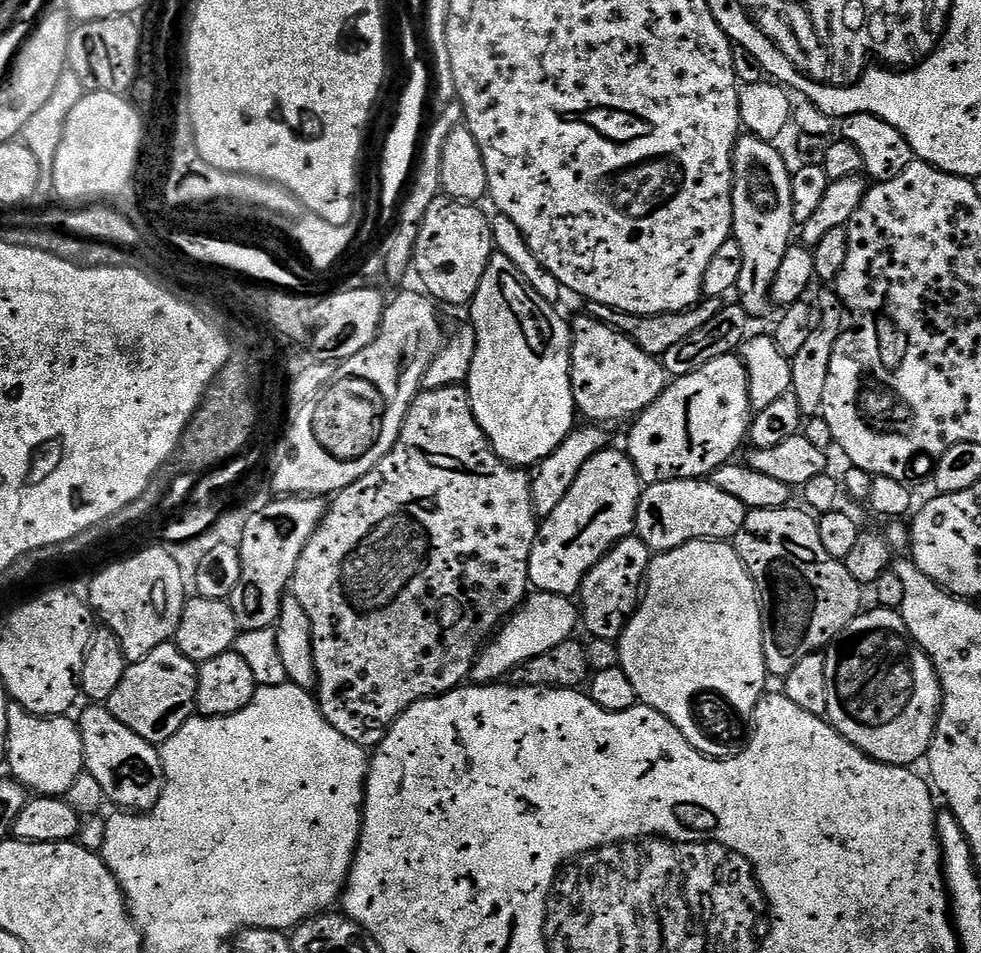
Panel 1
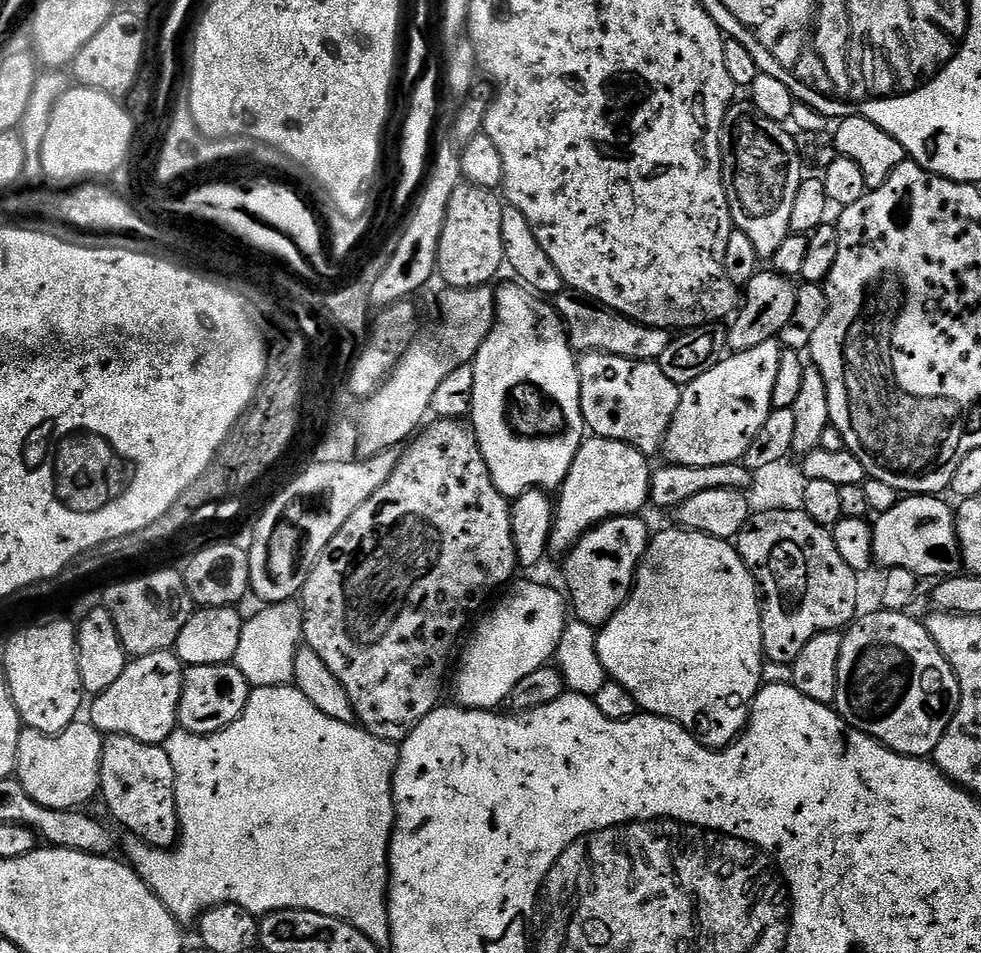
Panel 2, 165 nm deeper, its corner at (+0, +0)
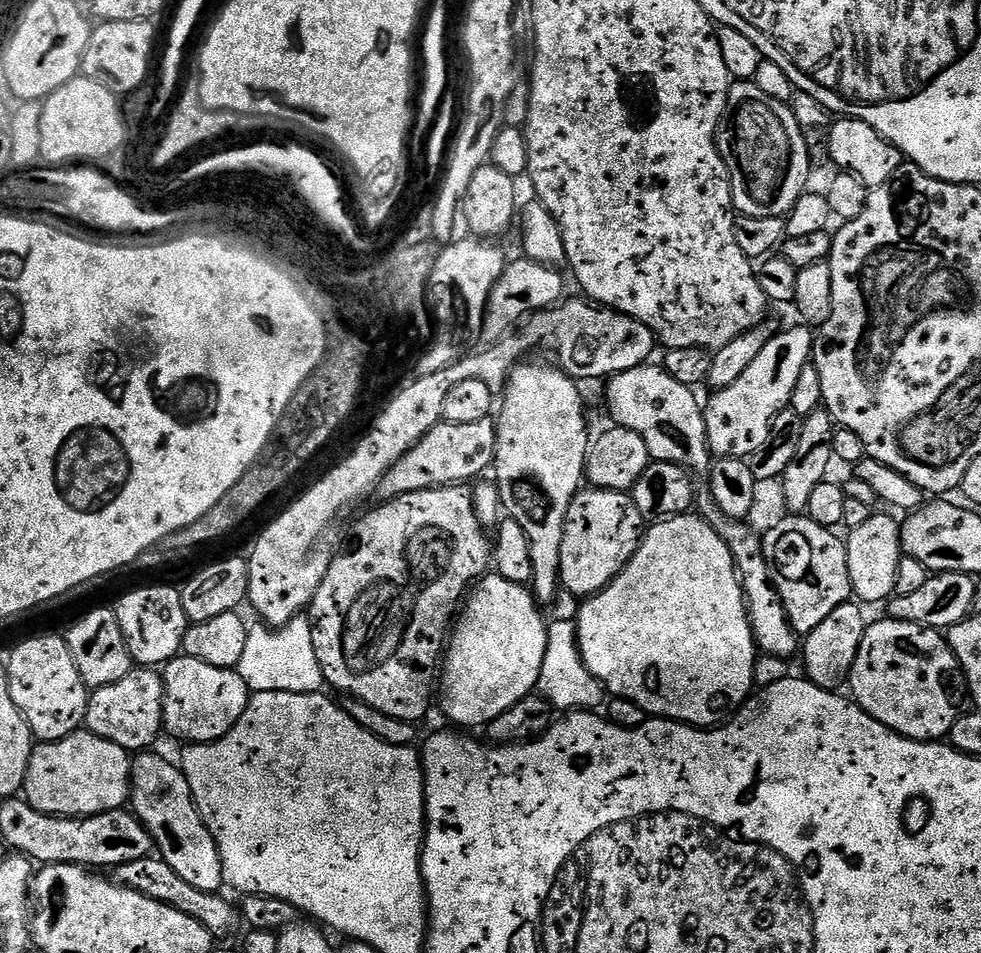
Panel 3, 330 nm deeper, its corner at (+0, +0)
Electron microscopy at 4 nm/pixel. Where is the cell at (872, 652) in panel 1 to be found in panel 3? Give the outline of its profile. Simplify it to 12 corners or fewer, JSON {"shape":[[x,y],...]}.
{"shape":[[873,619],[847,687],[870,718],[943,741],[956,655],[935,628]]}

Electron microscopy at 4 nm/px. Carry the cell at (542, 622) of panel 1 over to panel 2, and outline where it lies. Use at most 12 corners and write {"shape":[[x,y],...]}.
{"shape":[[511,588],[471,629],[457,705],[499,709],[556,655],[565,597]]}

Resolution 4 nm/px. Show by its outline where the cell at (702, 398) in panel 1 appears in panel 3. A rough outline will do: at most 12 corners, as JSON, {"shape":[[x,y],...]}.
{"shape":[[811,327],[777,331],[703,405],[708,451],[766,442],[812,359]]}

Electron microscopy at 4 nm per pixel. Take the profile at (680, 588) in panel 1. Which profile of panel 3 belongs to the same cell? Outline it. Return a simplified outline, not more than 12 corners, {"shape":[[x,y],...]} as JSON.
{"shape":[[653,523],[574,623],[605,693],[707,730],[758,649],[723,538]]}

